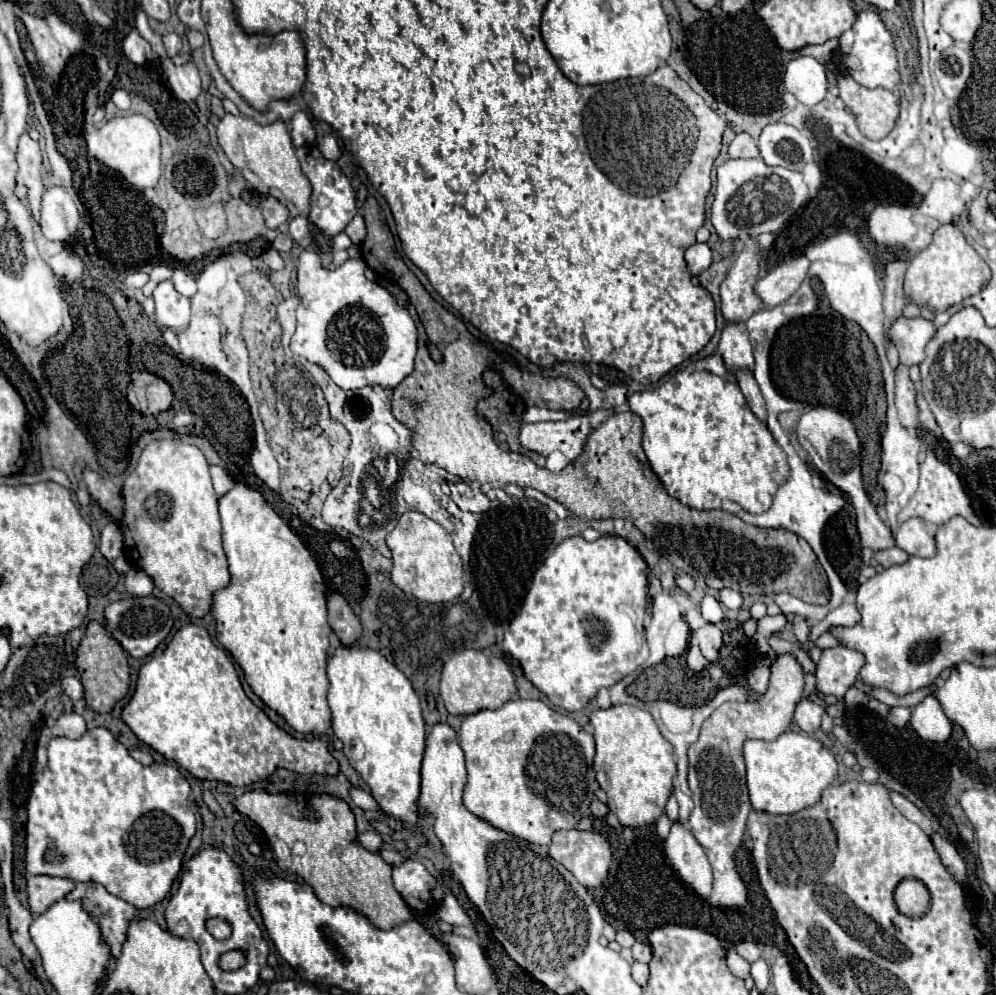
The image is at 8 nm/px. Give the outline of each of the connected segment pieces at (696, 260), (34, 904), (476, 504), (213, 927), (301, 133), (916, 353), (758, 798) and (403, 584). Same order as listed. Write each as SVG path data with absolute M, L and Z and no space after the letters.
M695 243L687 249L685 253L685 261L689 265L691 275L699 275L701 271L705 271L711 265L711 249L707 243Z
M29 877L27 879L27 895L29 895L29 907L35 915L47 911L55 901L63 899L75 883L71 879L61 877Z
M467 481L447 483L451 491L451 499L457 503L459 509L471 513L485 513L489 509L489 499L481 493L481 489L471 487Z
M211 917L211 921L207 921L207 931L215 939L227 939L227 937L231 937L231 925L227 925L227 921L223 921L221 917Z
M297 111L293 115L293 119L291 119L291 139L293 139L295 147L315 143L315 129L313 129L311 119L307 117L307 113Z
M899 315L889 327L889 337L899 351L899 361L907 367L919 365L925 359L925 345L935 333L937 325L925 317Z
M785 731L773 741L751 739L745 743L747 765L747 789L755 811L771 815L791 815L819 801L823 789L827 789L837 777L837 761L833 753L807 731Z
M415 511L401 515L397 527L387 535L387 547L393 553L391 581L403 593L409 593L419 601L427 603L445 603L461 595L463 591L461 557L455 551L449 533L437 521Z

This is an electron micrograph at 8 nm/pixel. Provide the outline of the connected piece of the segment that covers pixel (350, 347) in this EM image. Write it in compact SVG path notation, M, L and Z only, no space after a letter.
M301 249L297 259L301 303L291 351L321 365L341 389L365 385L395 389L413 371L417 329L407 309L397 305L387 289L365 277L365 267L365 261L355 257L331 271L323 267L319 251Z

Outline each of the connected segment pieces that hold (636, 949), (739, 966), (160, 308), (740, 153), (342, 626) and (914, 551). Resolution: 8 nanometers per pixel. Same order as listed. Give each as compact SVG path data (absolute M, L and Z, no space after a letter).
M635 943L633 945L633 959L641 961L641 963L649 963L651 961L651 947L645 943Z
M731 949L731 951L727 953L727 965L729 965L729 969L731 969L737 977L741 977L741 979L749 977L749 963L747 963L735 949Z
M171 279L155 287L153 299L155 299L155 315L161 327L175 331L183 329L189 323L189 299L177 293Z
M737 135L729 145L729 157L759 157L757 141L751 135Z
M327 593L327 611L329 611L329 625L341 639L341 643L351 645L361 635L361 623L359 617L353 613L349 603L337 593Z
M911 517L899 525L895 543L899 549L915 557L935 557L935 535L929 533L927 523L921 517Z

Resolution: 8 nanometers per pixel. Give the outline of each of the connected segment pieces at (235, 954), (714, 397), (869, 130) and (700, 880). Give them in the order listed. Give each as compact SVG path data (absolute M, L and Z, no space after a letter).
M229 951L219 961L223 969L239 969L243 963L245 963L245 955L241 951Z
M707 363L705 367L689 365L677 371L655 391L633 393L629 397L629 407L643 419L643 451L653 471L663 481L667 493L683 505L709 511L719 509L721 503L729 499L739 503L747 513L765 513L771 507L779 485L783 485L783 481L787 481L787 473L791 473L787 469L787 455L779 449L767 425L751 413L735 377L733 381L725 381L711 373Z
M839 75L839 97L855 113L861 133L869 139L883 139L899 117L897 93L883 87L865 89L849 75Z
M681 821L671 823L671 831L665 839L665 853L679 877L707 899L713 885L711 865L703 853L703 847Z

